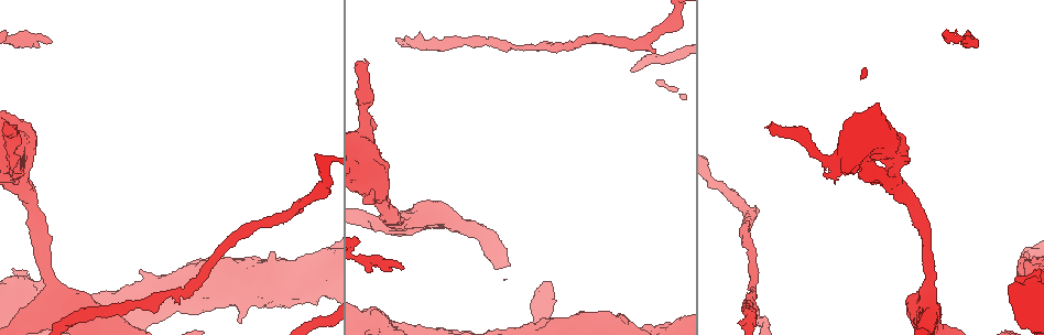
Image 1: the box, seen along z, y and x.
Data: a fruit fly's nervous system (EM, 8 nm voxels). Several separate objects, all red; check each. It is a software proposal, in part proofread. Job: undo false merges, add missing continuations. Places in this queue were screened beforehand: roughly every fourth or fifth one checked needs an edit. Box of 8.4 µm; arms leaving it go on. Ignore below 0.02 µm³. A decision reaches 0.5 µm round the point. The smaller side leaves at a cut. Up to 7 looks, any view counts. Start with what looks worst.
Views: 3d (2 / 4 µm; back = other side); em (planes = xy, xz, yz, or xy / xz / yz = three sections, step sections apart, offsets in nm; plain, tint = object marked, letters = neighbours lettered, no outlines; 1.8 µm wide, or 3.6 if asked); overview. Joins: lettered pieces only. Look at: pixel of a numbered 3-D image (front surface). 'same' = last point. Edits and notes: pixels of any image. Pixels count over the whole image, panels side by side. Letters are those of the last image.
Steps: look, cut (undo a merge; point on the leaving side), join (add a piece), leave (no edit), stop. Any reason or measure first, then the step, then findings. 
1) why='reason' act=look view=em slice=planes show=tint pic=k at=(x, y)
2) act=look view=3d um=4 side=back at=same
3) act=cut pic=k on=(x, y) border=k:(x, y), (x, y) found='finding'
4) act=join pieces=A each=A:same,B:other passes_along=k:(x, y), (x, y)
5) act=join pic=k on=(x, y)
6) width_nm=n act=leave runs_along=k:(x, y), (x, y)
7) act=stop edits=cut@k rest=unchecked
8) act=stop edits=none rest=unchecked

why='narrows sharply' act=look view=em slice=planes show=plain pic=1 at=(520, 45)

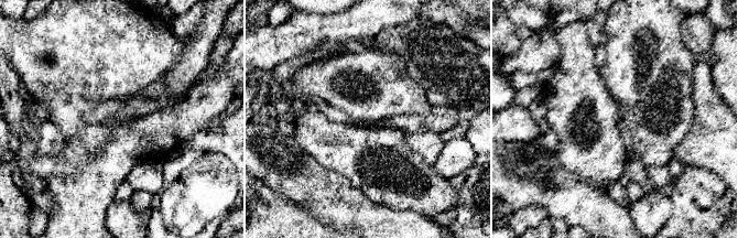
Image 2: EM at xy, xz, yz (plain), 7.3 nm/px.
act=look view=em slice=planes show=letters at=same

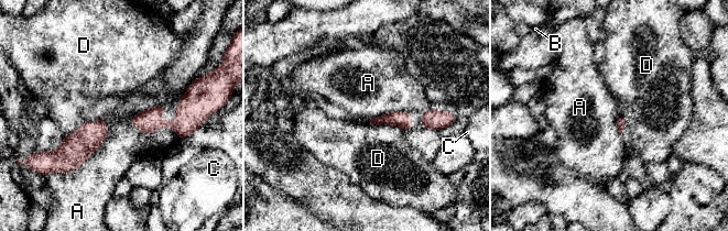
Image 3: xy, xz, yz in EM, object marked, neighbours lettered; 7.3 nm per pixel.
longest_contact=A:400nm act=leave each=A:other,B:other,C:other,D:other border=3:(129, 120), (178, 138) found='one cell here'

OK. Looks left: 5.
why='four or more arms meet' act=look view=em slice=xz step=4 show=letters pic=1 at=(926, 287)

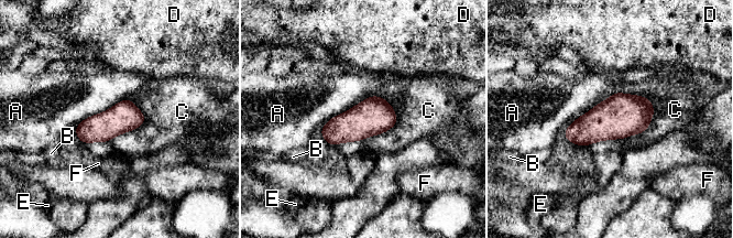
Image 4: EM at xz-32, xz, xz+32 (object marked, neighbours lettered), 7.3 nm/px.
act=leave each=A:other,B:other,C:other,D:other,E:other,F:other border=4:(129, 98), (85, 118), (77, 126) found='one cell here'

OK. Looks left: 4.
why='narrows sharply' act=look view=3d um=4 pic=1 at=(12, 152)

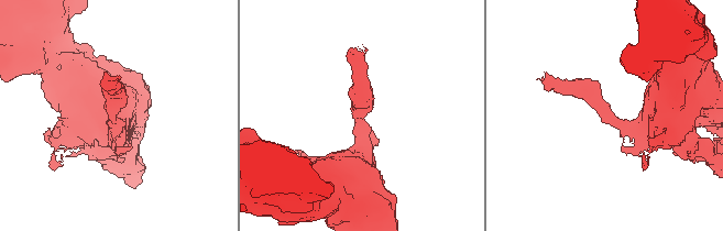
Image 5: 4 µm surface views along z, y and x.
why='shape alone is not enough' act=look view=em um=3.6 slice=xy step=4 show=tint pic=5 at=(610, 114)

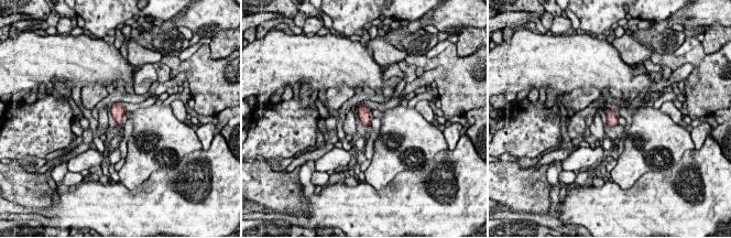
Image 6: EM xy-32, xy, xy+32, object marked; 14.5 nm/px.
why='another direction' act=look view=em um=3.6 slice=planes show=letters at=same

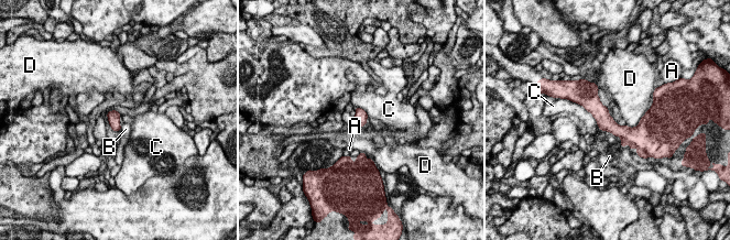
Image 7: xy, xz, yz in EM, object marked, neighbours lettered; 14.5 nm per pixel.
width_nm=170 longest_contact=C:600nm act=leave each=A:other,B:other,C:other,D:other found='all the same cell'

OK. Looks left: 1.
act=stop edits=none rest=unchecked

